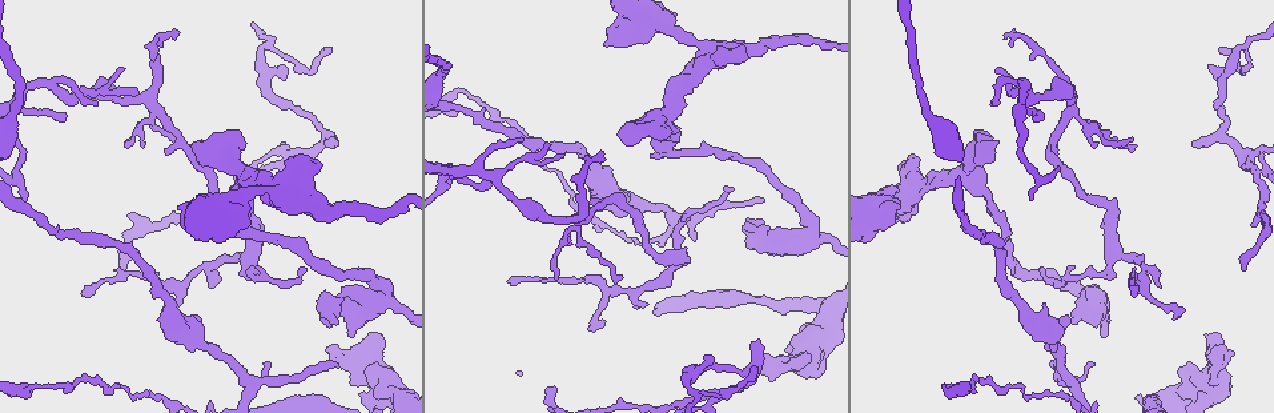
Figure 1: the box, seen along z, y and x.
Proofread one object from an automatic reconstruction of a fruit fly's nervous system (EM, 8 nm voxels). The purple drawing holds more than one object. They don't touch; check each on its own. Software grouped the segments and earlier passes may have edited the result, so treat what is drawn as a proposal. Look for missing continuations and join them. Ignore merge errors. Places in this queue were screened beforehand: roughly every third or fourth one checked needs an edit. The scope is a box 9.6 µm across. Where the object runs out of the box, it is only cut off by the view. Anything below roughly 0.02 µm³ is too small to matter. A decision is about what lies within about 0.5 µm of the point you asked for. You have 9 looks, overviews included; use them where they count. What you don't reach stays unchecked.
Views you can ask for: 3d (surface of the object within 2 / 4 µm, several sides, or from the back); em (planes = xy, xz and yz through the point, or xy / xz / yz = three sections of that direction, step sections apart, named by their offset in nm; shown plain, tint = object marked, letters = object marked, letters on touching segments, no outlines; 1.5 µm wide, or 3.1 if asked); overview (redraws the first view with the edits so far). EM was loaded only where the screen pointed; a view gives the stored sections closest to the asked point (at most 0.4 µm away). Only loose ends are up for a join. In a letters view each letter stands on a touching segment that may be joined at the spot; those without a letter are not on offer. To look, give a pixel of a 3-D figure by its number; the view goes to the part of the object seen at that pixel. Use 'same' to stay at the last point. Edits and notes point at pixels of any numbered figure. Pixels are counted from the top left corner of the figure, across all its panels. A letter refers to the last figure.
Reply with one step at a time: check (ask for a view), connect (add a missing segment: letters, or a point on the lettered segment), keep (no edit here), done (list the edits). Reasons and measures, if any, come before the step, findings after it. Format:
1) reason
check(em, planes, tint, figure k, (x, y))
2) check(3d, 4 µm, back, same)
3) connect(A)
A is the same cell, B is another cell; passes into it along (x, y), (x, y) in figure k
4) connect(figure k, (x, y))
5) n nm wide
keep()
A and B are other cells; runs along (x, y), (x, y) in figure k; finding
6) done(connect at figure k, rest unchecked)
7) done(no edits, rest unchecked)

free end
check(em, planes, letters, figure 1, (198, 319))

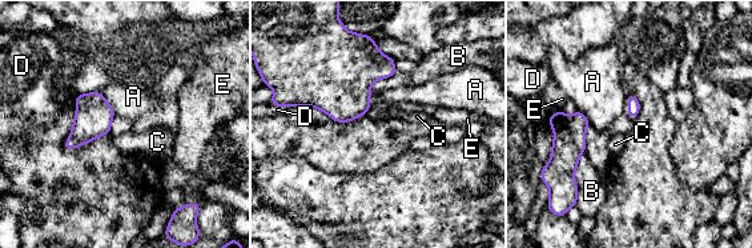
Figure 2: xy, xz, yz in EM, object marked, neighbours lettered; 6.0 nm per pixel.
keep()
A, B, C, D and E are other cells; border along (99, 92), (115, 114) in figure 2; none of them fits

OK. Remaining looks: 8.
tapers out
check(3d, 2 µm, figure 1, (1053, 364))

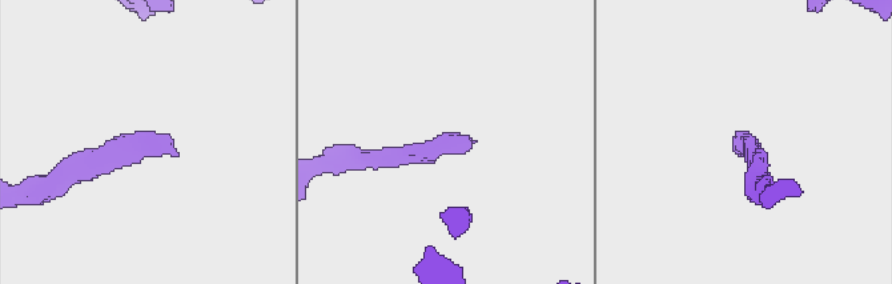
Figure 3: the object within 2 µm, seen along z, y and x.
check(em, planes, letters, figure 3, (748, 142))

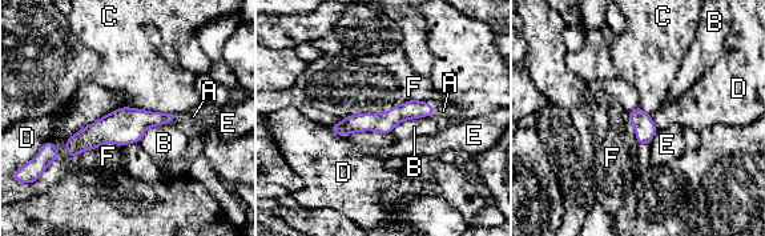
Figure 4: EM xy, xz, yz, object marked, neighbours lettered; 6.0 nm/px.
120 nm wide
connect(A)
A is the same cell, B, C, D, E and F are other cells; passes into it along (411, 110), (433, 108), (443, 111) in figure 4; the neuron continues

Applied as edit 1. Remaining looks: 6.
see it whole again
check(overview)

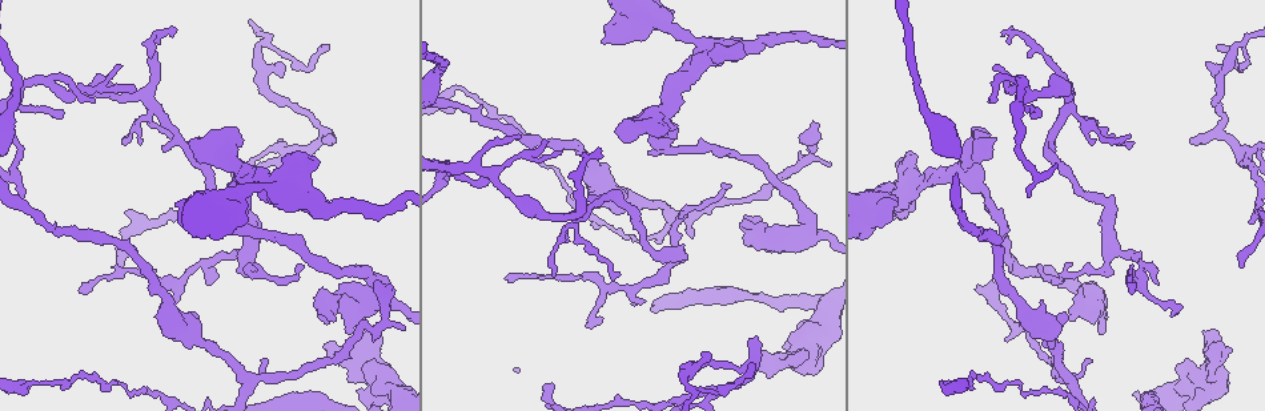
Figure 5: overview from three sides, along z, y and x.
branch stops here
check(3d, 4 µm, figure 5, (787, 343))

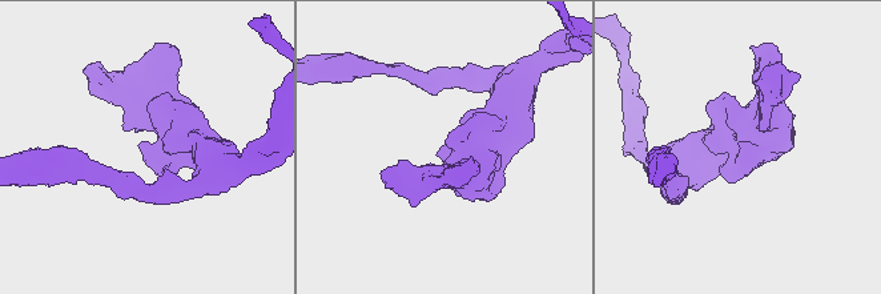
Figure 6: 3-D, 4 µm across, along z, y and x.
need the tissue
check(em, planes, letters, figure 6, (143, 160))

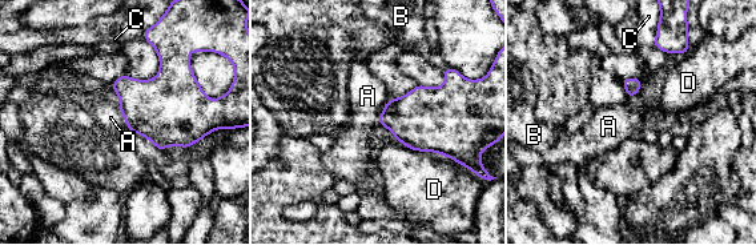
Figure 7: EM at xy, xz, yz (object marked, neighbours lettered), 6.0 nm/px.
D touches over 400 nm
keep()
A, B, C and D are other cells; none of them fits

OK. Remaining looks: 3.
free end
check(3d, 4 µm, figure 5, (546, 388))

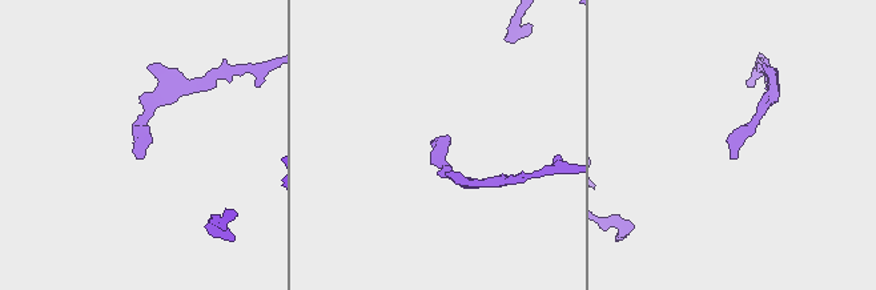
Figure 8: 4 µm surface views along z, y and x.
check(em, planes, letters, figure 8, (733, 158))

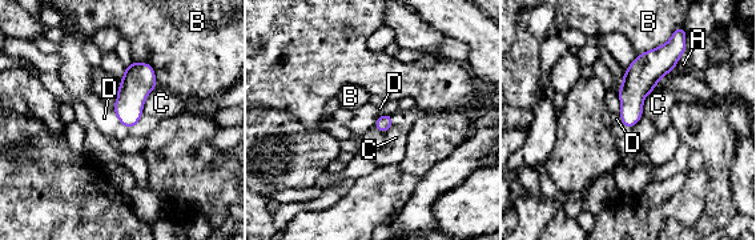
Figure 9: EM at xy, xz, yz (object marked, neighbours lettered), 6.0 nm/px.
C touches over 320 nm
keep()
A, B, C and D are other cells; border along (156, 84), (141, 118), (129, 128) in figure 9; none of them fits

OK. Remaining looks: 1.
done(connect at figure 4, rest unchecked)

